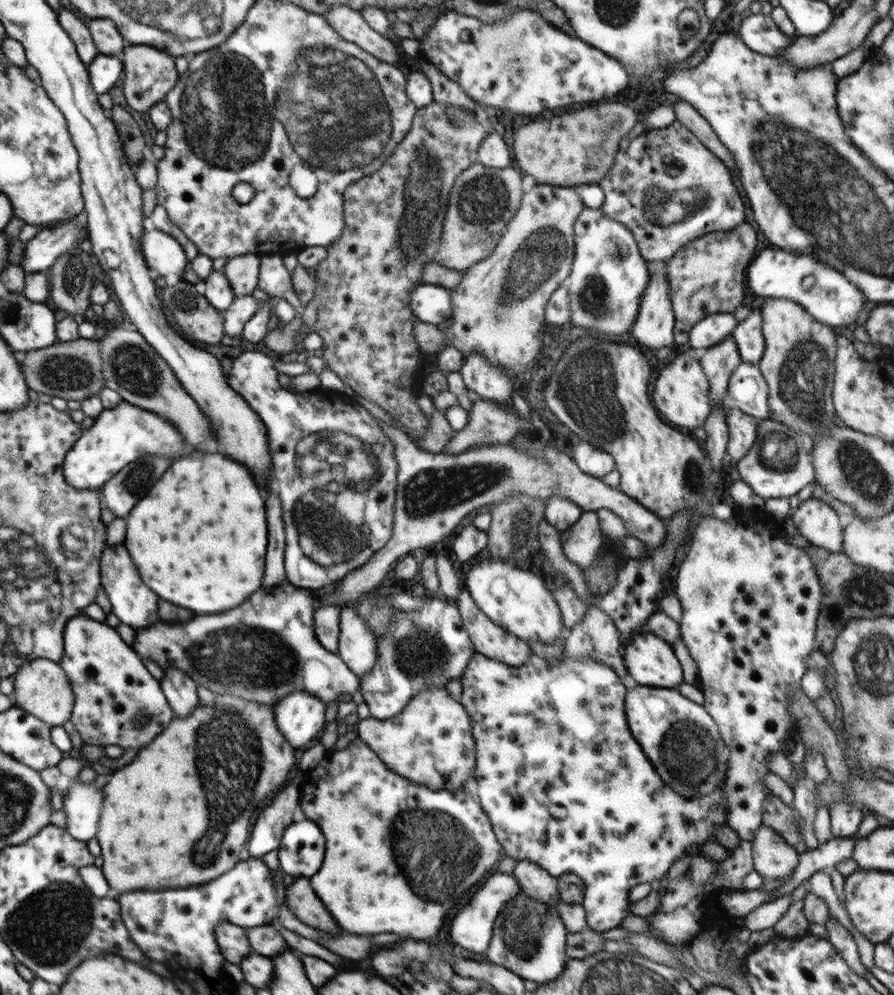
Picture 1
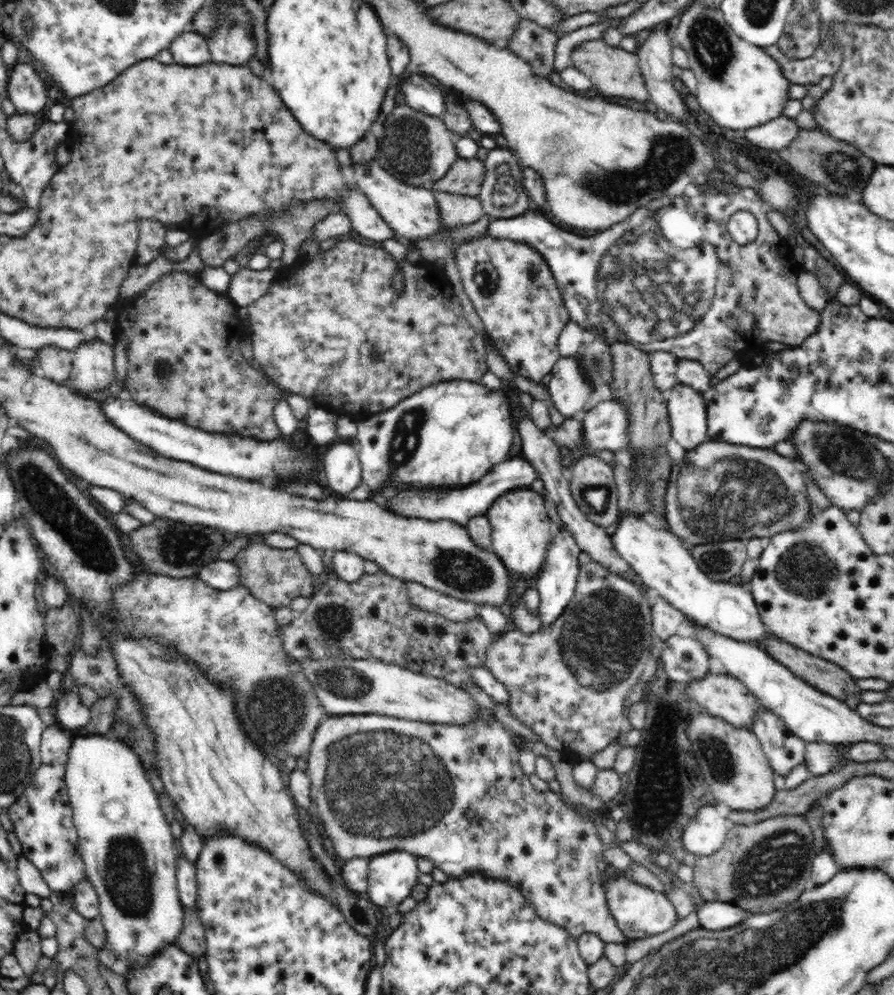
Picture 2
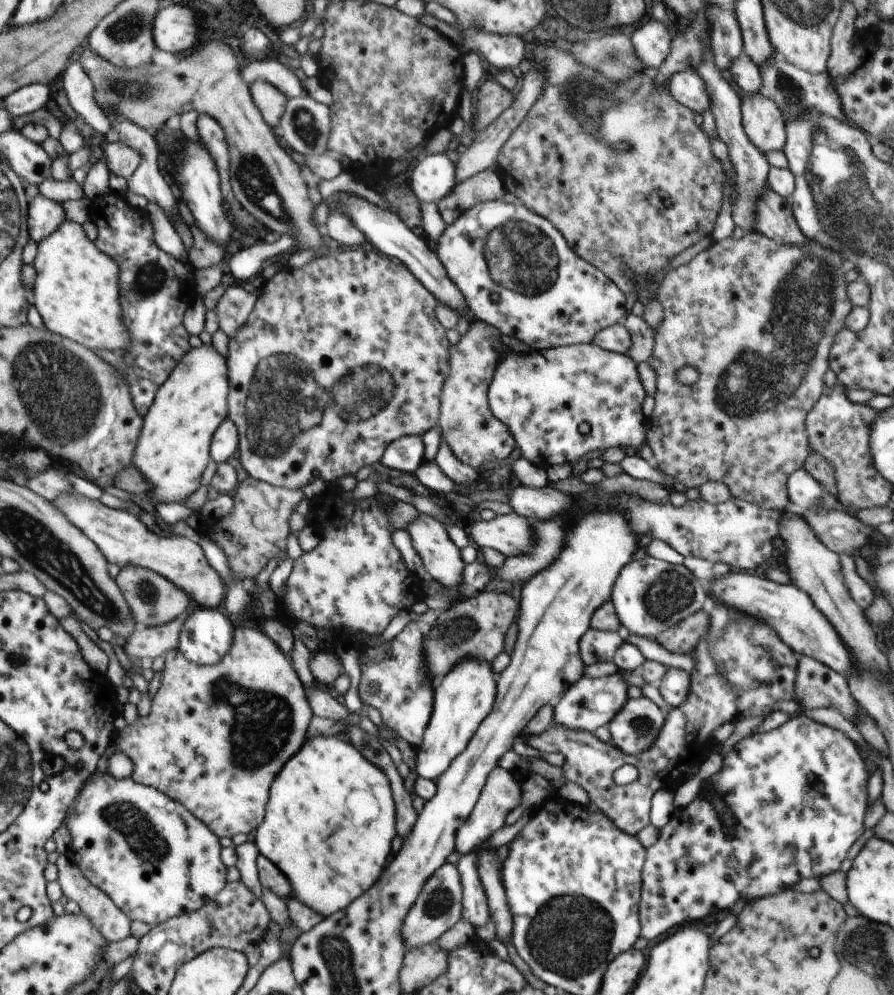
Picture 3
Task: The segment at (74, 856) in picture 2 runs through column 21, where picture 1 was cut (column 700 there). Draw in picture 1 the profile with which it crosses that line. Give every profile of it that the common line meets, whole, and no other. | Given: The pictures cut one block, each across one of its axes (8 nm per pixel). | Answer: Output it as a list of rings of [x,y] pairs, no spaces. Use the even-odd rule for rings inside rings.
[[[478,651],[474,652],[470,663],[464,669],[461,678],[462,696],[460,704],[464,706],[472,722],[472,735],[476,745],[476,766],[473,776],[478,784],[478,798],[480,806],[488,815],[494,828],[494,834],[502,846],[504,857],[512,857],[517,861],[527,860],[542,867],[550,876],[558,878],[564,874],[576,874],[585,884],[585,897],[583,907],[586,911],[587,923],[592,931],[612,930],[621,926],[621,921],[630,913],[627,910],[630,904],[628,898],[632,887],[642,882],[657,884],[658,880],[668,874],[670,866],[675,860],[686,856],[686,852],[694,854],[698,852],[698,844],[706,841],[716,841],[713,835],[715,827],[726,824],[724,814],[724,783],[726,775],[722,778],[720,786],[702,798],[680,798],[670,786],[660,782],[654,764],[648,760],[640,744],[632,737],[624,710],[626,687],[620,681],[620,677],[608,663],[602,663],[592,657],[572,658],[562,654],[558,657],[542,657],[530,653],[530,659],[526,663],[513,667],[493,658],[488,658]]]

